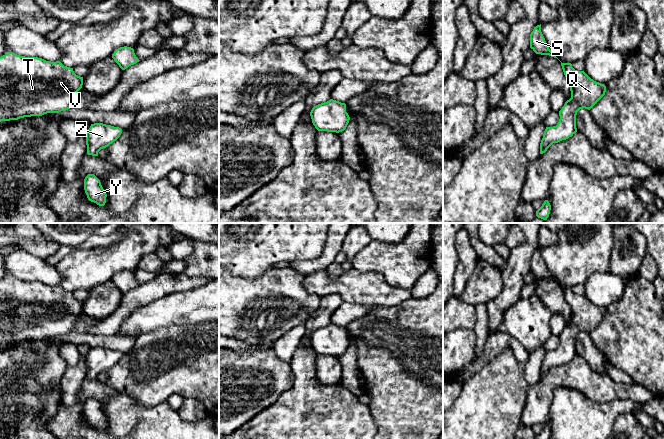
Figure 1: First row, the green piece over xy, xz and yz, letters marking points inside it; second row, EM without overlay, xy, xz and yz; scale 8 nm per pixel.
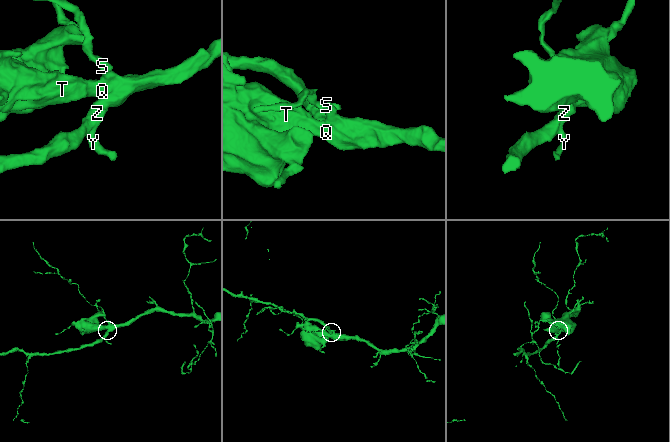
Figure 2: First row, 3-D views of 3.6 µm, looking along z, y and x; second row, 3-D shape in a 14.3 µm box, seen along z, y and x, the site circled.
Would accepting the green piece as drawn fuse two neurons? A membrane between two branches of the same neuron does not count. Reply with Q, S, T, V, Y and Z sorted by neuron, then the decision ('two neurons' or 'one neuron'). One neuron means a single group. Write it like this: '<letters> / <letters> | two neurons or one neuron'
Q S T V Y Z | one neuron

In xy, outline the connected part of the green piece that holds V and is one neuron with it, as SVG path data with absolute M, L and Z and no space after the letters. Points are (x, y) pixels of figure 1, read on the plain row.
M6 276L0 281L0 346L66 335L73 330L82 309L83 301L76 299L73 292L64 290L60 285L51 286L38 281Z

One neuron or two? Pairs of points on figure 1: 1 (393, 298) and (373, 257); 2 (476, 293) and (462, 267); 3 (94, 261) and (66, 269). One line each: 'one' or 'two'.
1: two
2: two
3: one

